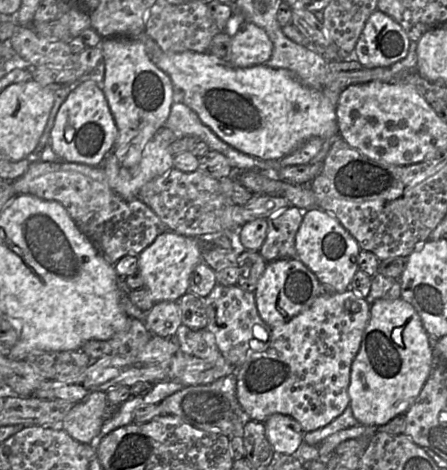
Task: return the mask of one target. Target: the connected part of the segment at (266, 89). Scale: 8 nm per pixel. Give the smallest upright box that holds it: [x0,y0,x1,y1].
[154,51,338,160]

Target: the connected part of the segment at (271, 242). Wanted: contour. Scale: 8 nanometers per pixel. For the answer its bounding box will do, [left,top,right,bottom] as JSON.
[259,205,304,262]

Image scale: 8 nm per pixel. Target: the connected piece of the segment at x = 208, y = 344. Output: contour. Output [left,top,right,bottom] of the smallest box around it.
[175,329,221,361]

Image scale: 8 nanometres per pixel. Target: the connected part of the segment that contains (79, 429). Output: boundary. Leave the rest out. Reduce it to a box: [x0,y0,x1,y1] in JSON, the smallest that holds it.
[59,391,107,445]

